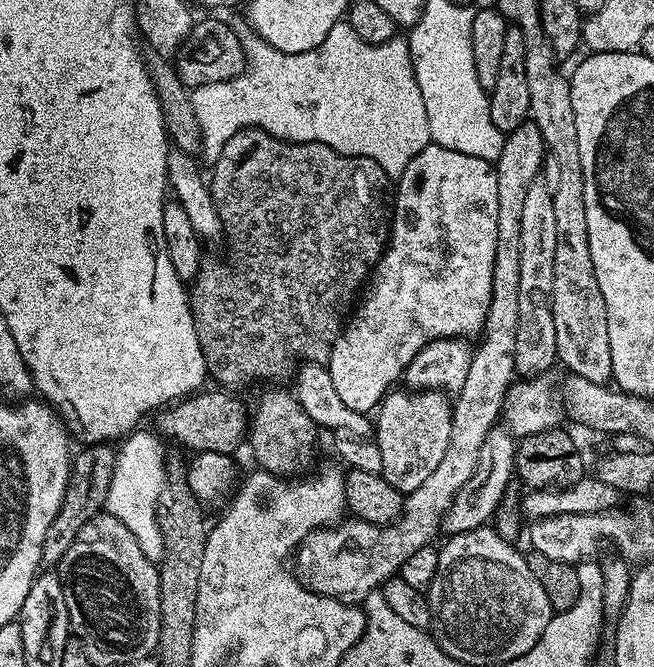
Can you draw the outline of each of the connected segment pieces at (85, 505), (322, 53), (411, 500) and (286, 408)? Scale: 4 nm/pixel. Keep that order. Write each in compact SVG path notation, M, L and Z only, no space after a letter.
M92 442L87 446L89 448L75 453L72 461L72 472L68 475L66 494L62 498L62 506L58 510L50 530L46 530L42 559L45 565L59 565L62 554L66 554L66 550L70 550L78 530L82 530L82 526L86 526L86 522L90 522L90 518L99 516L105 511L117 449L108 442Z
M341 22L336 24L330 30L330 34L326 34L326 38L314 50L306 50L298 54L290 54L278 50L274 46L270 46L263 40L261 36L256 35L255 31L245 31L240 37L244 54L246 57L246 67L242 74L238 74L229 80L222 82L210 82L208 85L200 85L191 89L192 101L194 102L194 115L198 117L198 130L200 131L200 152L202 156L208 159L208 162L214 162L222 154L222 148L226 146L226 142L230 142L230 138L234 138L234 134L238 134L247 128L260 128L263 132L268 132L274 138L279 140L289 140L290 142L318 142L330 146L334 150L338 150L347 156L361 156L362 158L370 158L374 162L378 162L378 166L382 166L382 170L386 170L389 178L398 178L406 170L406 166L421 152L427 144L432 143L432 135L430 134L430 122L426 122L426 102L422 102L422 90L418 90L418 82L414 74L414 66L412 65L412 55L408 49L408 41L404 38L393 38L382 42L381 44L368 44L362 38L358 38L358 34L354 34L352 27Z
M526 122L504 137L502 154L494 161L496 177L498 178L498 242L494 252L494 274L490 290L489 310L486 314L484 331L475 345L470 375L466 377L466 386L457 393L452 406L452 425L450 426L450 446L442 463L418 490L407 493L404 497L404 511L395 524L368 524L365 520L349 519L330 528L320 528L311 532L294 553L294 575L301 584L305 584L312 592L320 596L329 596L344 604L359 605L370 593L377 591L387 580L399 573L402 562L410 558L410 554L429 547L433 543L436 531L440 532L448 507L454 502L455 496L470 481L478 466L482 442L497 427L504 411L504 399L508 387L517 379L515 368L515 338L518 331L518 280L521 277L521 213L525 204L526 194L536 175L542 172L546 149L544 139L538 126Z
M284 386L265 388L268 389L256 400L256 409L251 409L246 444L252 447L256 466L261 471L290 478L297 475L304 462L311 458L318 425L310 418L310 414L306 414L306 410L302 410L289 389L287 392Z

